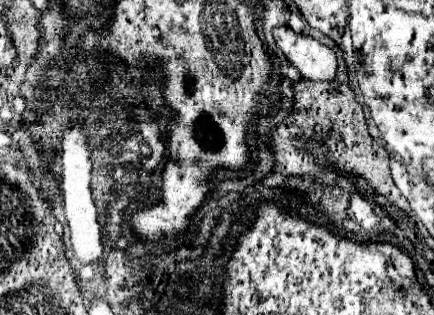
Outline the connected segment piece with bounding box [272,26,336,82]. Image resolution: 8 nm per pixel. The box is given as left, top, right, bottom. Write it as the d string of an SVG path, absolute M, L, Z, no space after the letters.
M286 26L272 30L276 46L282 50L286 60L310 80L332 82L336 76L336 54L322 42L308 34L294 32Z

